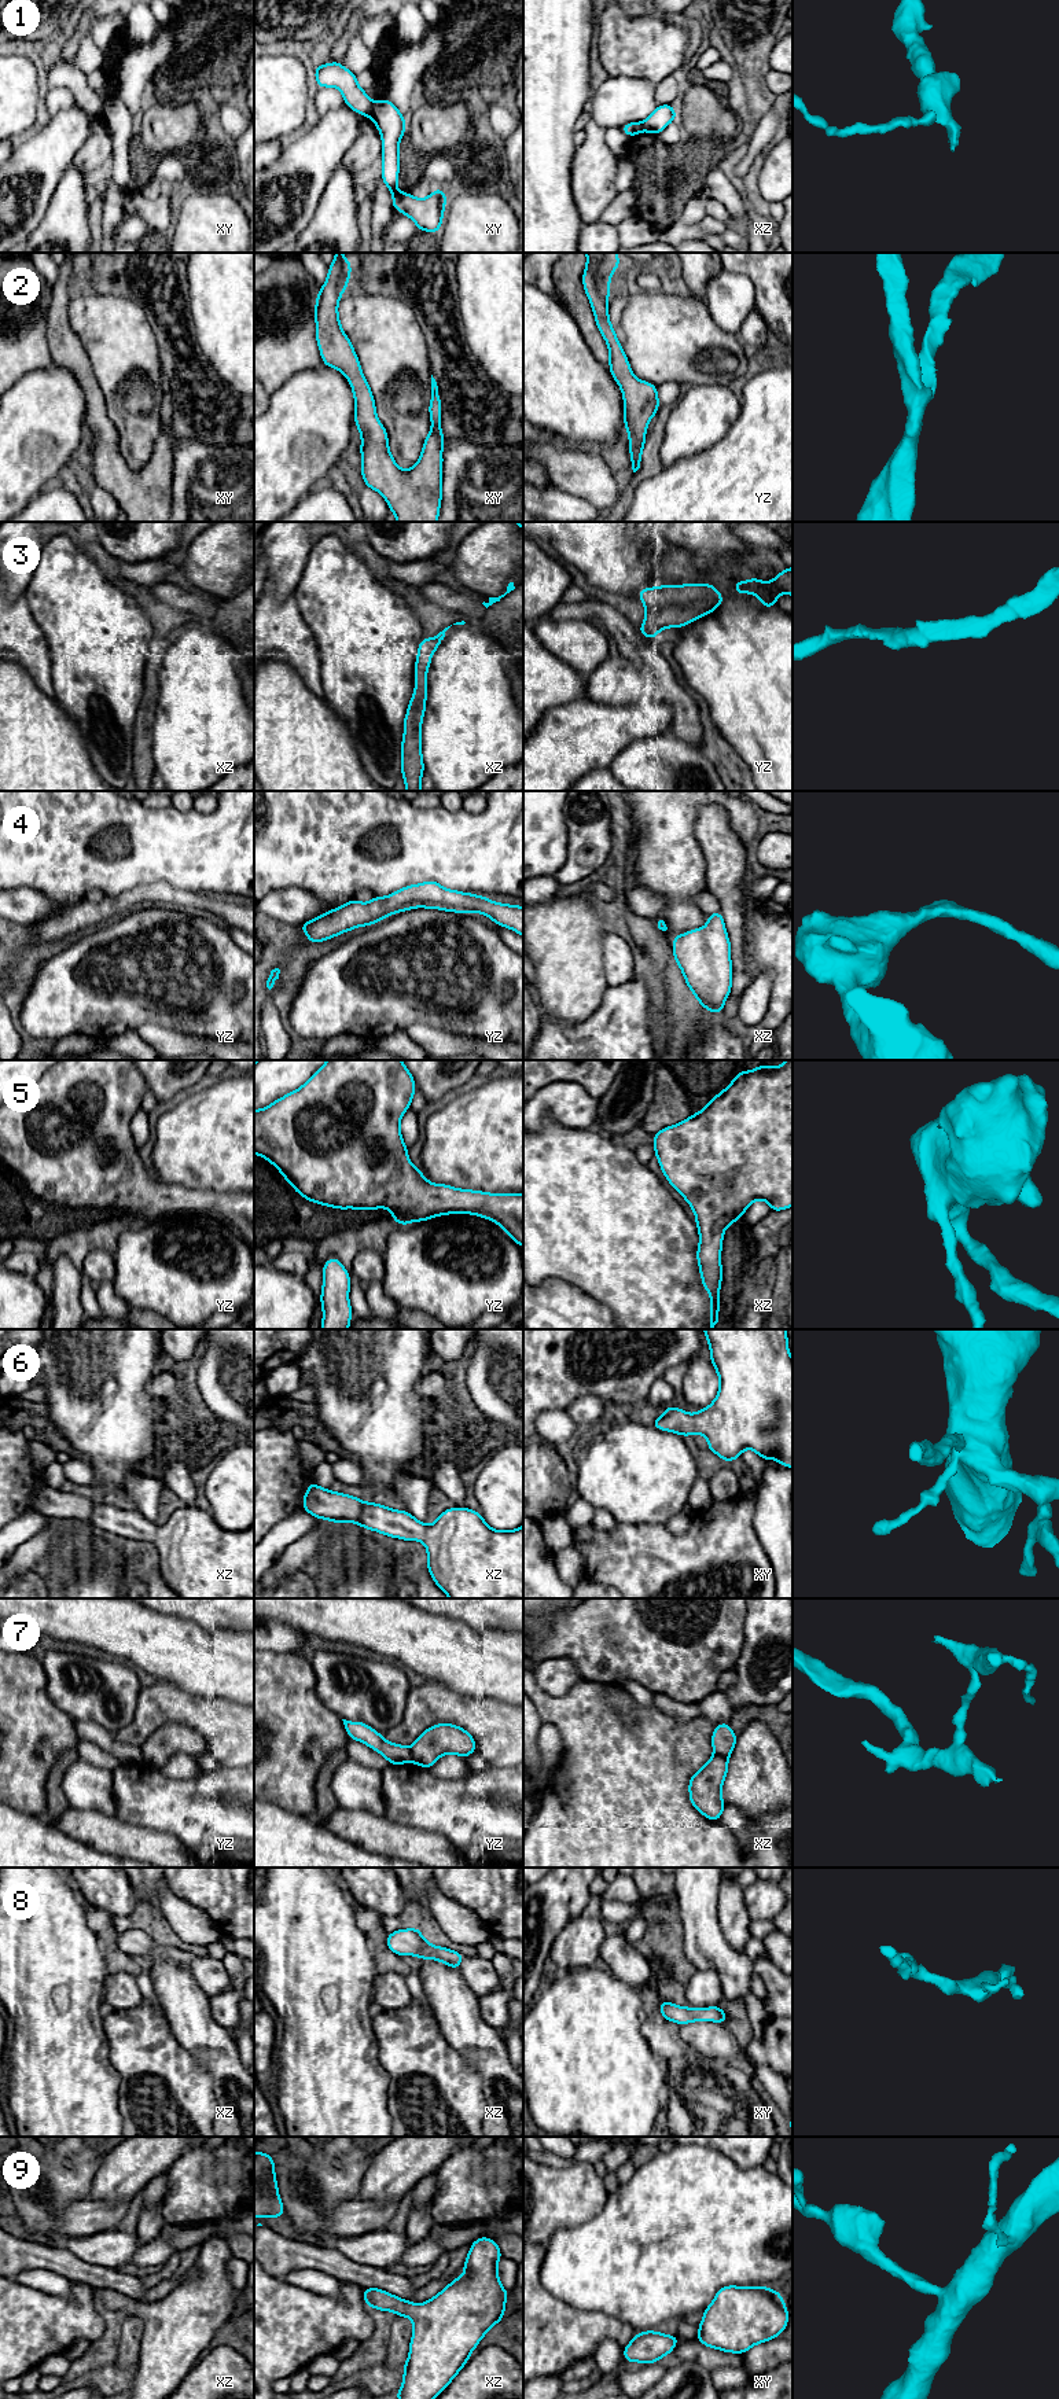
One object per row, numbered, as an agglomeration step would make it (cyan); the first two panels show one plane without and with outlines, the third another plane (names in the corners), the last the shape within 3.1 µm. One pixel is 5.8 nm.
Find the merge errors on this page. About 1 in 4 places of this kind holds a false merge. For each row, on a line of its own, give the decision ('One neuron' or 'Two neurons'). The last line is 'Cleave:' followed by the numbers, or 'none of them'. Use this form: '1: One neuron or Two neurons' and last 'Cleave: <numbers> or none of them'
1: Two neurons
2: One neuron
3: One neuron
4: One neuron
5: One neuron
6: One neuron
7: Two neurons
8: One neuron
9: One neuron
Cleave: 1, 7

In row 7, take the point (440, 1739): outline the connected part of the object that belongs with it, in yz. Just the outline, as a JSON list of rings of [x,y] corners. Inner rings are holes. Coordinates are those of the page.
[[[438,1723],[426,1729],[411,1747],[412,1762],[430,1770],[444,1754],[466,1759],[477,1748],[474,1737],[460,1726]]]

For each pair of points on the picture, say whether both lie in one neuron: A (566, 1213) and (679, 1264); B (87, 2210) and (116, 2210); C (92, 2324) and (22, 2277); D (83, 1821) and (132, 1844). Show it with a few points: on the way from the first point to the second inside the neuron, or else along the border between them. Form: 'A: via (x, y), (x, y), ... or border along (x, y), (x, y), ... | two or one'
A: via (594, 1217), (617, 1233), (647, 1264), (651, 1264) | one
B: via (94, 2210), (109, 2210) | one
C: border along (18, 2282), (65, 2298), (72, 2295) | two
D: via (95, 1829), (120, 1839) | one

